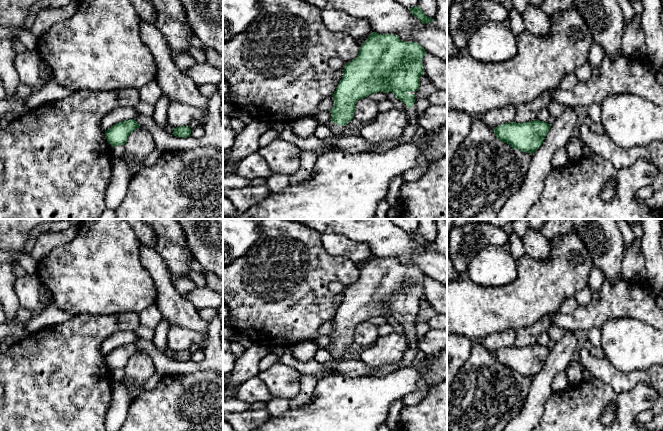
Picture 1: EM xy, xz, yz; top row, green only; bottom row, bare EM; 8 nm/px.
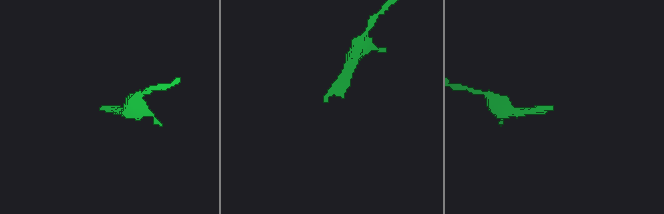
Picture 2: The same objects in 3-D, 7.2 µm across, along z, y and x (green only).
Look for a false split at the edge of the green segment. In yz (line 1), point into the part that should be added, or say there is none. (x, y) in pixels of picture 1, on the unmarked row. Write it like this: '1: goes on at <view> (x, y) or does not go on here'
1: does not go on here

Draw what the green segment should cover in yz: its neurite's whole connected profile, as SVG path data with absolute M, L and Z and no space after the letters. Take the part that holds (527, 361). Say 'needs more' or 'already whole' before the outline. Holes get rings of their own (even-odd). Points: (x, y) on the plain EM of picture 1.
already whole; M535 343L529 346L511 346L497 350L495 360L512 372L533 378L543 367L551 349Z

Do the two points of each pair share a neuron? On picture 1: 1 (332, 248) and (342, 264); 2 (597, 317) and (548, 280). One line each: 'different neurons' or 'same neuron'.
1: different neurons
2: different neurons

